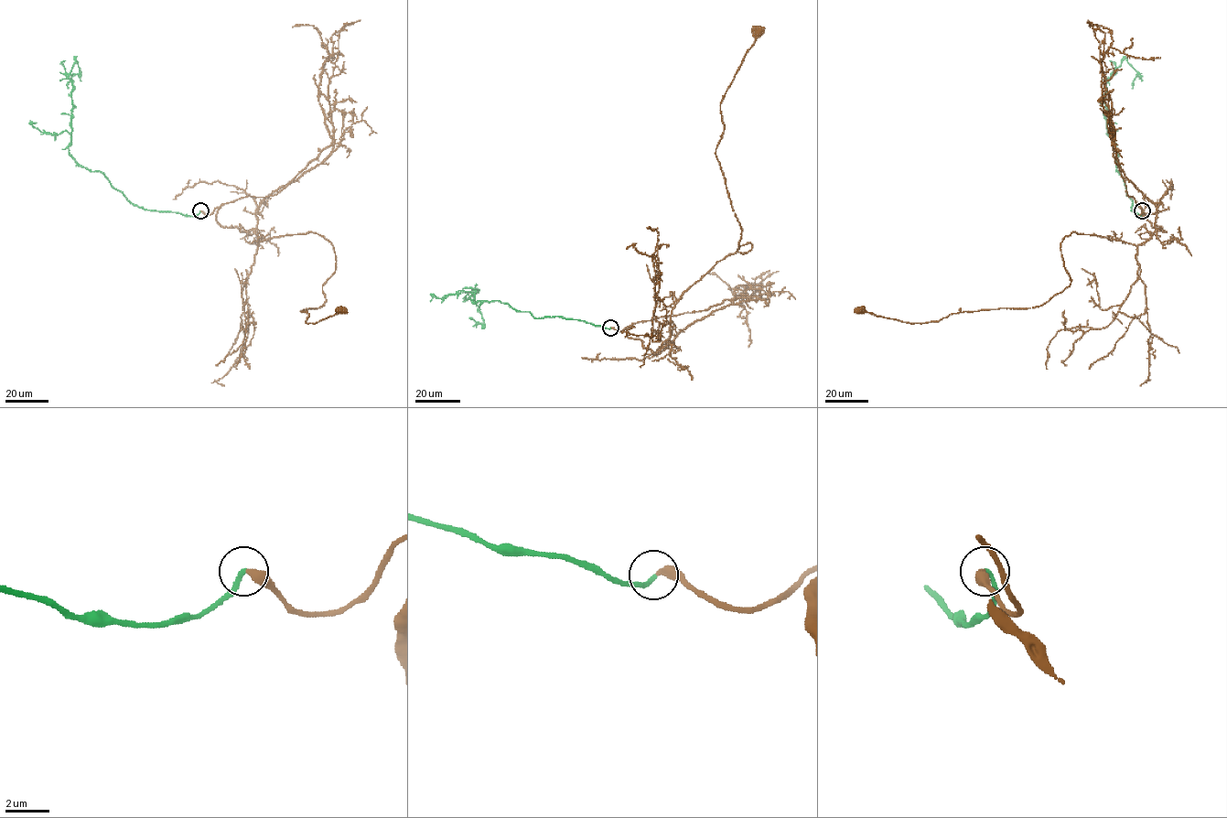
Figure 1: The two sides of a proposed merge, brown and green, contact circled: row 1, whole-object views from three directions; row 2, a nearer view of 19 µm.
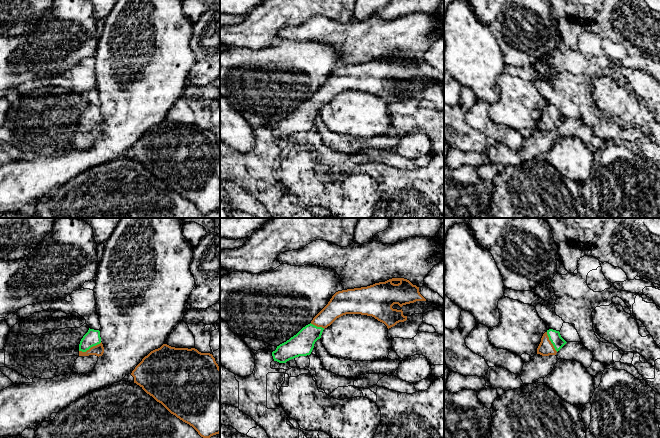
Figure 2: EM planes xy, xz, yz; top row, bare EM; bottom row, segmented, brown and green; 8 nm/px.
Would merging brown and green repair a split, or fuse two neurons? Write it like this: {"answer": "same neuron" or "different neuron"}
{"answer": "same neuron"}

